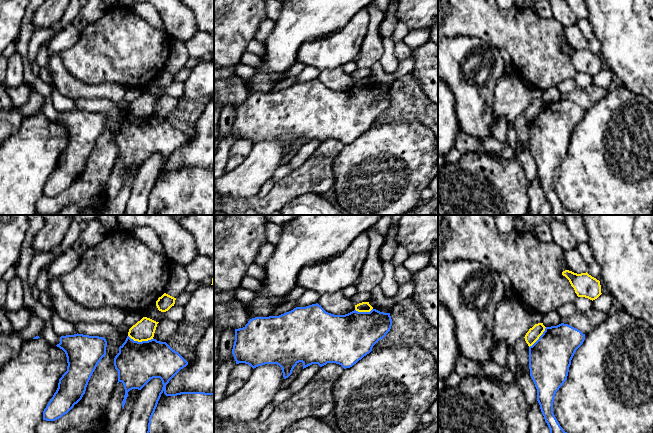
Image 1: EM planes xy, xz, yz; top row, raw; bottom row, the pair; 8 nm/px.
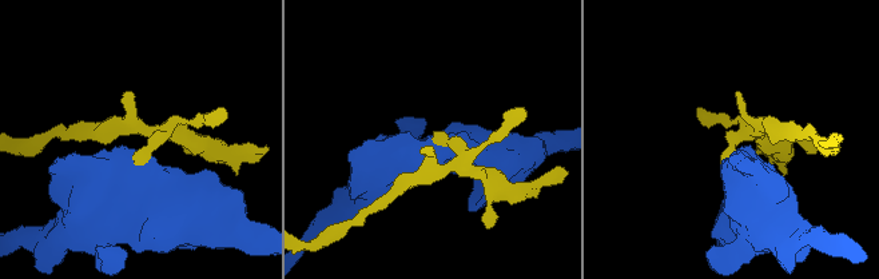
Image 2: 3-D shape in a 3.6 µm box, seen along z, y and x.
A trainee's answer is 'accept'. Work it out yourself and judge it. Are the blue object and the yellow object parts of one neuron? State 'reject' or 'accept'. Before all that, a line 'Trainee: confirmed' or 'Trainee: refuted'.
Trainee: refuted
reject

